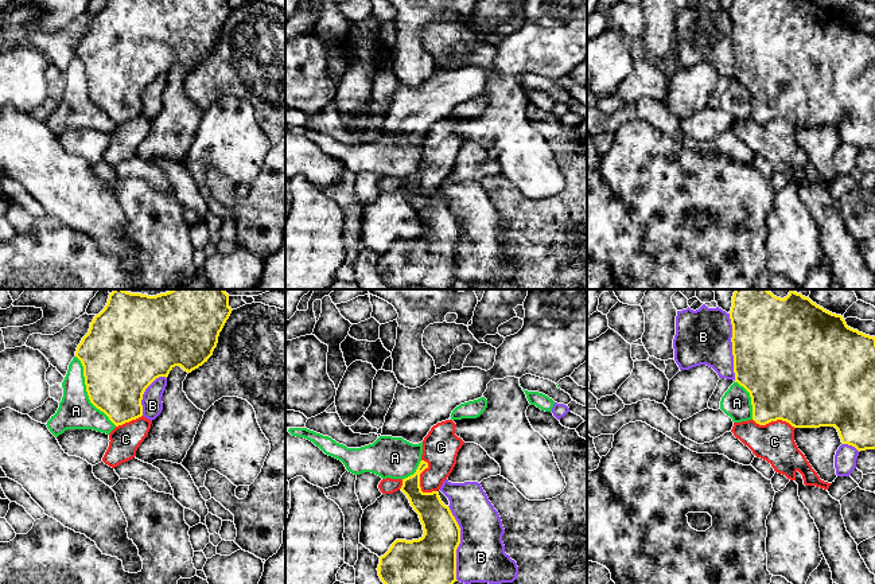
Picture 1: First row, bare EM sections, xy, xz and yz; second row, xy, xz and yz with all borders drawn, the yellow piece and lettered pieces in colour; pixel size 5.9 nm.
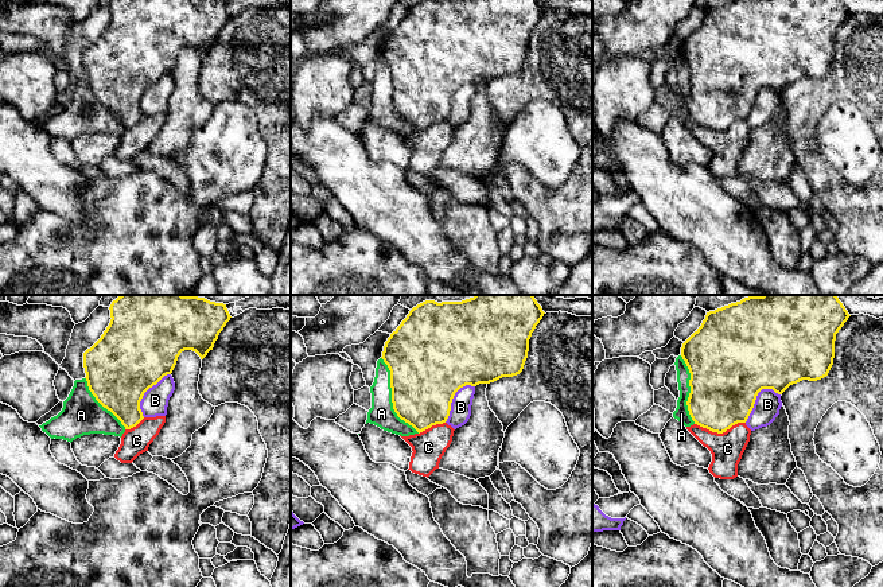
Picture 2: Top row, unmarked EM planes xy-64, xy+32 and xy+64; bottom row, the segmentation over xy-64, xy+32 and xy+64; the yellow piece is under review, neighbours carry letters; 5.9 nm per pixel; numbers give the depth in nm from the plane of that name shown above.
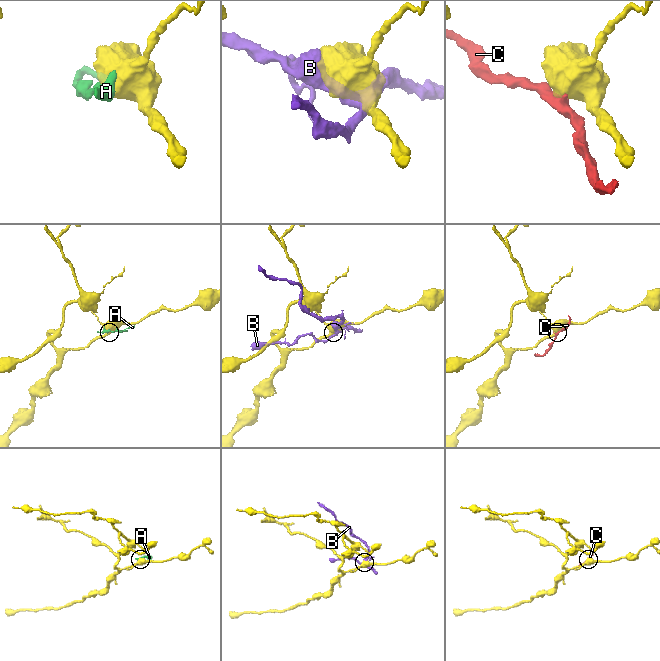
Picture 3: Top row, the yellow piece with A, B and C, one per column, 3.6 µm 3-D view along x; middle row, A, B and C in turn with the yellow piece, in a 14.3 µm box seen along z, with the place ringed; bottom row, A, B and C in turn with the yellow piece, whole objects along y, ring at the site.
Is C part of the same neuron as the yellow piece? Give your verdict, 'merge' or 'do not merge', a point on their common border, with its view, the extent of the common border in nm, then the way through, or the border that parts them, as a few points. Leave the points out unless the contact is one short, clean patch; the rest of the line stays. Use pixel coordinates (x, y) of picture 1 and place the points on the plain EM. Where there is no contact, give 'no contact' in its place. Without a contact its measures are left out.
do not merge; meets yellow in xz at (419, 180); contact 220 nm long; border along xz (422, 158), (427, 166), (420, 172), (420, 187), (436, 190)

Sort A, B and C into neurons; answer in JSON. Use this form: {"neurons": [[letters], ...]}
{"neurons": [["A"], ["B"], ["C"]]}

